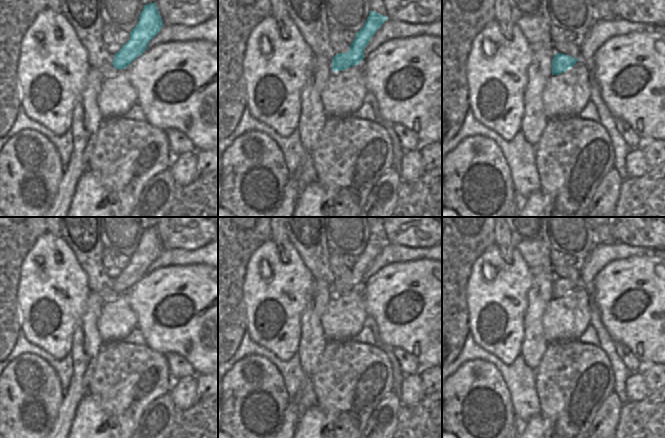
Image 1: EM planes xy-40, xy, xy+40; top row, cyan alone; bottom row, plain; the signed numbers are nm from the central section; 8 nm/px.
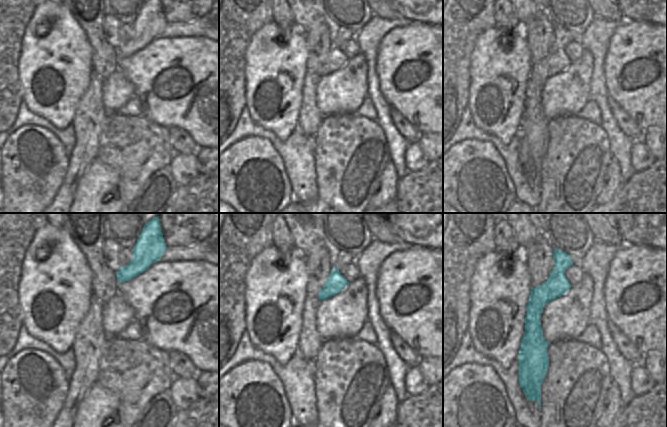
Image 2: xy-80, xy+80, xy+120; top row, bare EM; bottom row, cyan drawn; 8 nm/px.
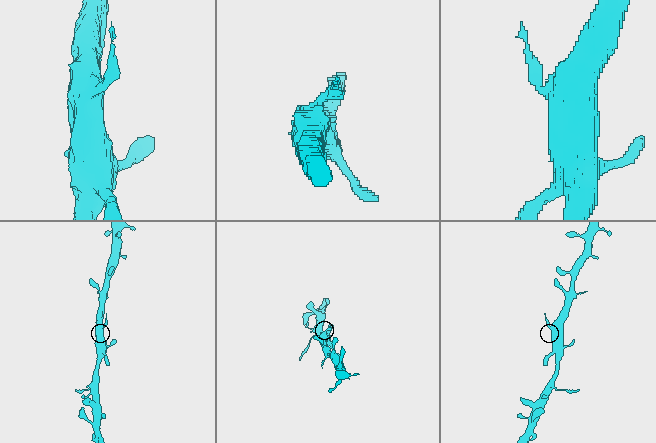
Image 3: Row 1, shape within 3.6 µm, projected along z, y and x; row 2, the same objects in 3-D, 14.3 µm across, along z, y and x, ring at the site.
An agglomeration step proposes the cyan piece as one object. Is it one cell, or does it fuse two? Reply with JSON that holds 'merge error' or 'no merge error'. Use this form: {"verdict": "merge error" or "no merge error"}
{"verdict": "no merge error"}

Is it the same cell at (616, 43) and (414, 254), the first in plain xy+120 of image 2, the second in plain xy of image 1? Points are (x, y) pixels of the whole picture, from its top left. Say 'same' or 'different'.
different

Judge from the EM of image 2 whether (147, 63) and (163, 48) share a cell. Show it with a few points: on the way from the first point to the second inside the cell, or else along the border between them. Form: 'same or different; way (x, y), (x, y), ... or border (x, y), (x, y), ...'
same; way (151, 62), (161, 52)

